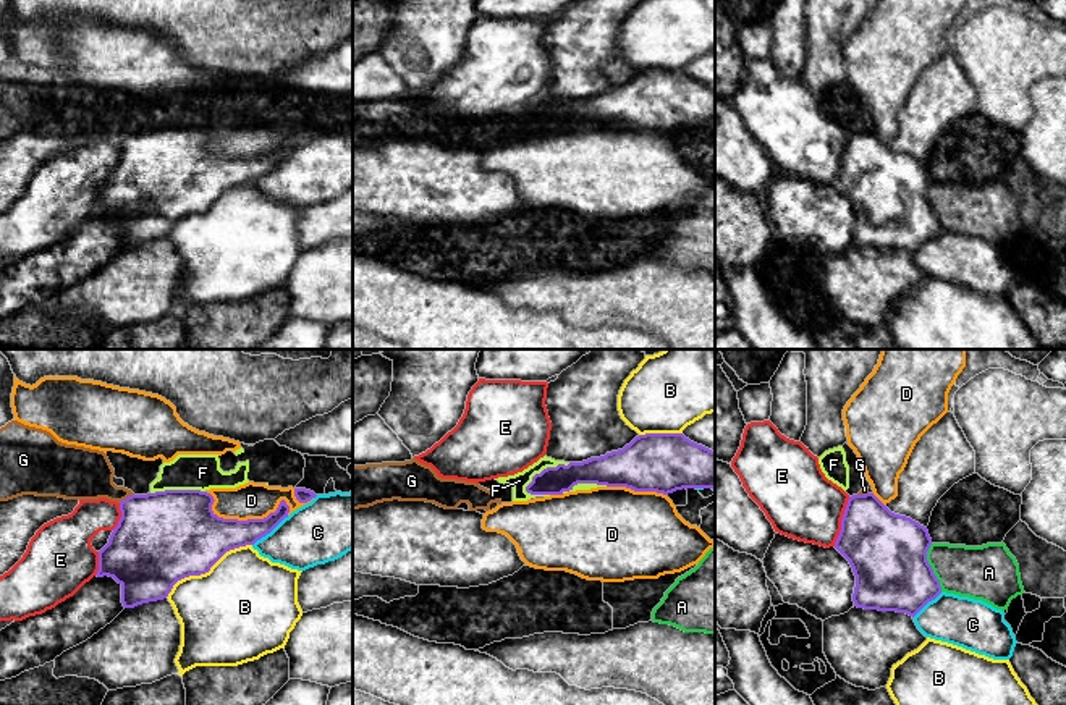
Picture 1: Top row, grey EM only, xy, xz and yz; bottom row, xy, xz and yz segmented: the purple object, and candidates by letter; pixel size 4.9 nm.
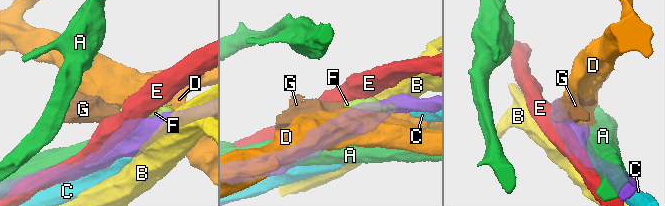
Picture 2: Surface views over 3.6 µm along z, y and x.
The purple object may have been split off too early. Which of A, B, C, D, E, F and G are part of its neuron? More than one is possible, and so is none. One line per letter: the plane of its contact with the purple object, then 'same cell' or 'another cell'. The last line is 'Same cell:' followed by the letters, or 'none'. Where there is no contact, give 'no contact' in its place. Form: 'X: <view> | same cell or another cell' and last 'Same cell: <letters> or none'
A: yz | another cell
B: xy | another cell
C: xy | another cell
D: xy | another cell
E: yz | another cell
F: xz | another cell
G: xy | another cell
Same cell: none

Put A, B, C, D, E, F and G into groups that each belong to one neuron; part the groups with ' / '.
A / B / C / D / E / F G

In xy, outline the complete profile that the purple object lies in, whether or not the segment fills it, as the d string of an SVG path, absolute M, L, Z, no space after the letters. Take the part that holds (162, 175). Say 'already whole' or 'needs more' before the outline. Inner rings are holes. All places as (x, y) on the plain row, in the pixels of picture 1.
already whole; M165 128L131 133L120 139L121 155L108 181L99 189L95 213L113 215L121 223L125 246L163 238L178 218L209 210L230 188L254 183L290 150L290 144L281 137L277 149L264 157L223 157L212 149L214 139L210 131L201 128Z

